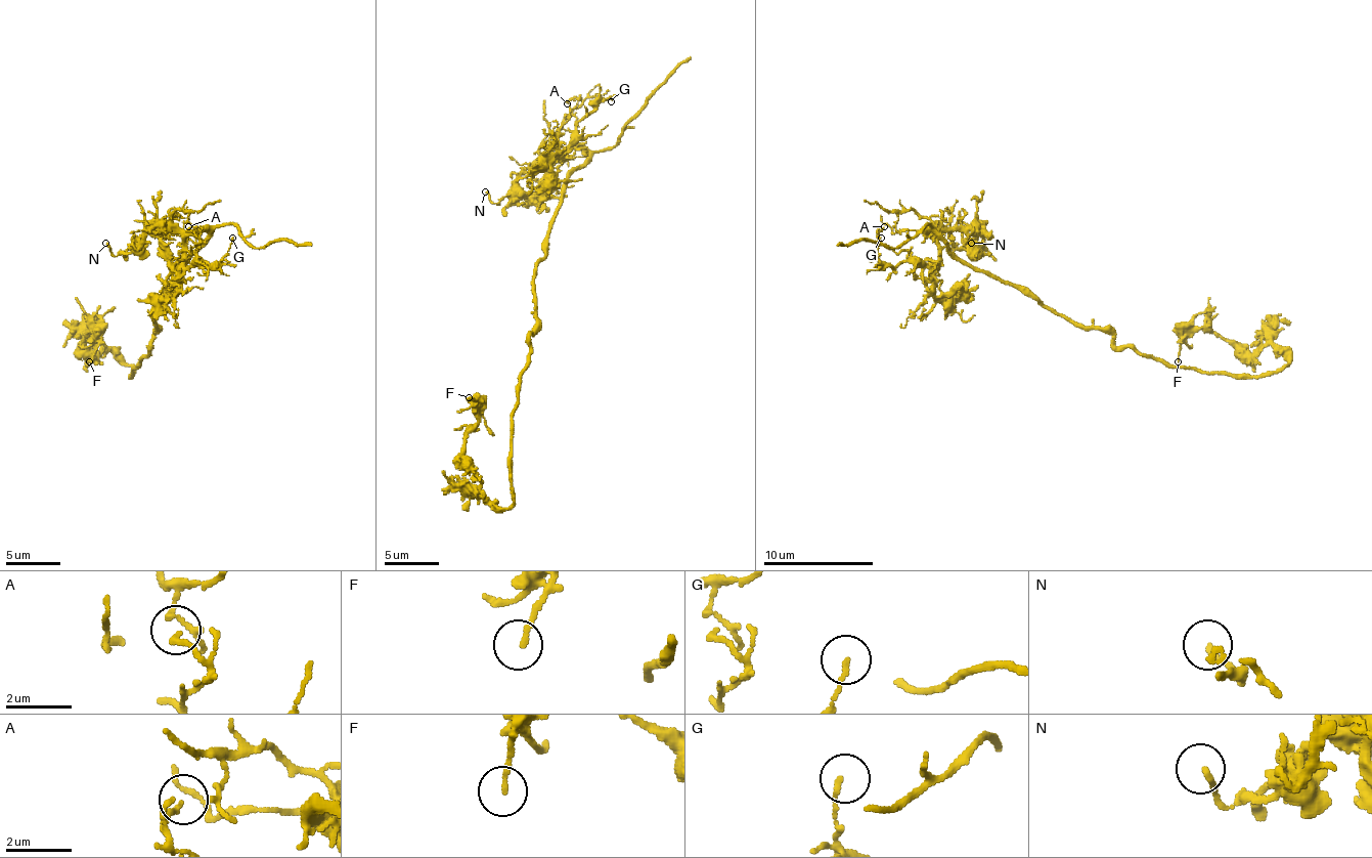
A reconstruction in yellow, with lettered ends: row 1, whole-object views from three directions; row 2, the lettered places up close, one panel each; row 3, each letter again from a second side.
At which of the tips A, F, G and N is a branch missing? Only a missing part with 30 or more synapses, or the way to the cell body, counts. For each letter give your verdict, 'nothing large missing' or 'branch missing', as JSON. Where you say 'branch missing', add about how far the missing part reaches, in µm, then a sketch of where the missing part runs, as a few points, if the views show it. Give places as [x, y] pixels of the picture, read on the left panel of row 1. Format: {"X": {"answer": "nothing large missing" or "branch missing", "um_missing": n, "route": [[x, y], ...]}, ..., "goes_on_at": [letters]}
{"A": {"answer": "nothing large missing"}, "F": {"answer": "nothing large missing"}, "G": {"answer": "nothing large missing"}, "N": {"answer": "nothing large missing"}, "goes_on_at": []}

